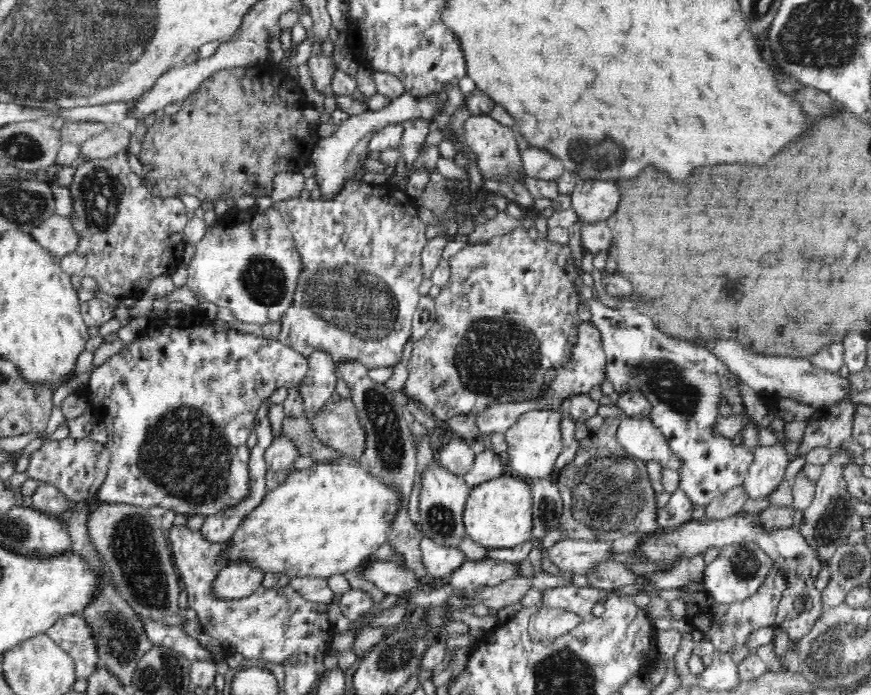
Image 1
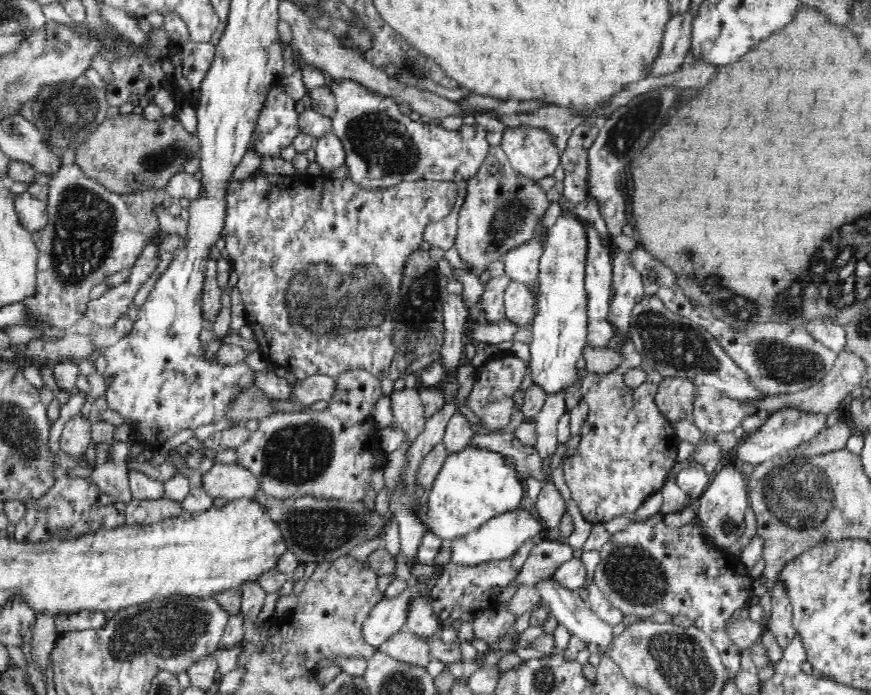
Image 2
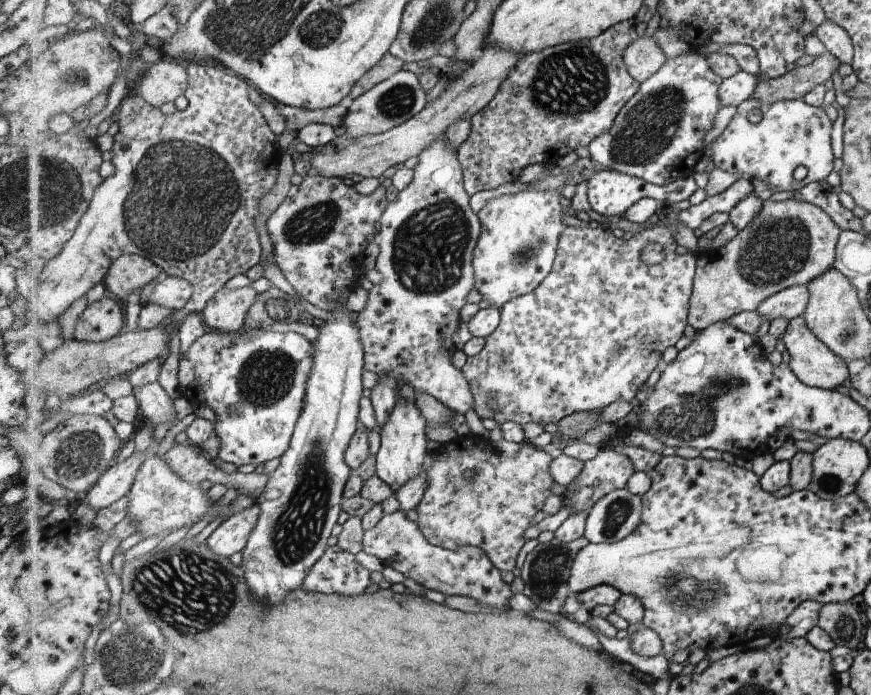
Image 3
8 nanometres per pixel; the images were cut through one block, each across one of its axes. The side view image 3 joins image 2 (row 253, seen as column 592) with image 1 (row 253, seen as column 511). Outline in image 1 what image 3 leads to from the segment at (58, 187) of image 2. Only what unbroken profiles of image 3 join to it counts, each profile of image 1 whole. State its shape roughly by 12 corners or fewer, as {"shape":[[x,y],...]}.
{"shape":[[127,152],[78,166],[59,260],[118,299],[176,272],[181,198],[150,193]]}

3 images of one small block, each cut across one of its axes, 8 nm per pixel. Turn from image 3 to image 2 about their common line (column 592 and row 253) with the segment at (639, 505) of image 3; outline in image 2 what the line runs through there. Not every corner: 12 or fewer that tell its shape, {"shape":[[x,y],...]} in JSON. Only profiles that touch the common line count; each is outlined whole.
{"shape":[[539,225],[532,240],[502,259],[514,282],[534,288],[546,233]]}

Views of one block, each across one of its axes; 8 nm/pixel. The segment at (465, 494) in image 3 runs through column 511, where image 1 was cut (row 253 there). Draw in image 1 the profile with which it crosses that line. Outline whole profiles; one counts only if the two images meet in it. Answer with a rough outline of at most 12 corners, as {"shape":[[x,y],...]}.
{"shape":[[568,245],[448,260],[402,390],[434,417],[538,393],[575,344]]}

